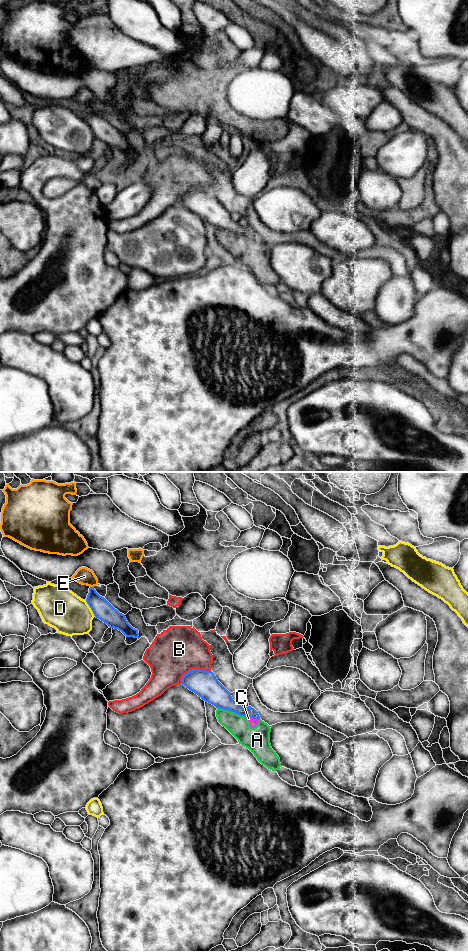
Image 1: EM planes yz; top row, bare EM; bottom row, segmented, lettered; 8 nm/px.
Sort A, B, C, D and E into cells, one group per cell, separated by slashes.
A C / B / D / E

